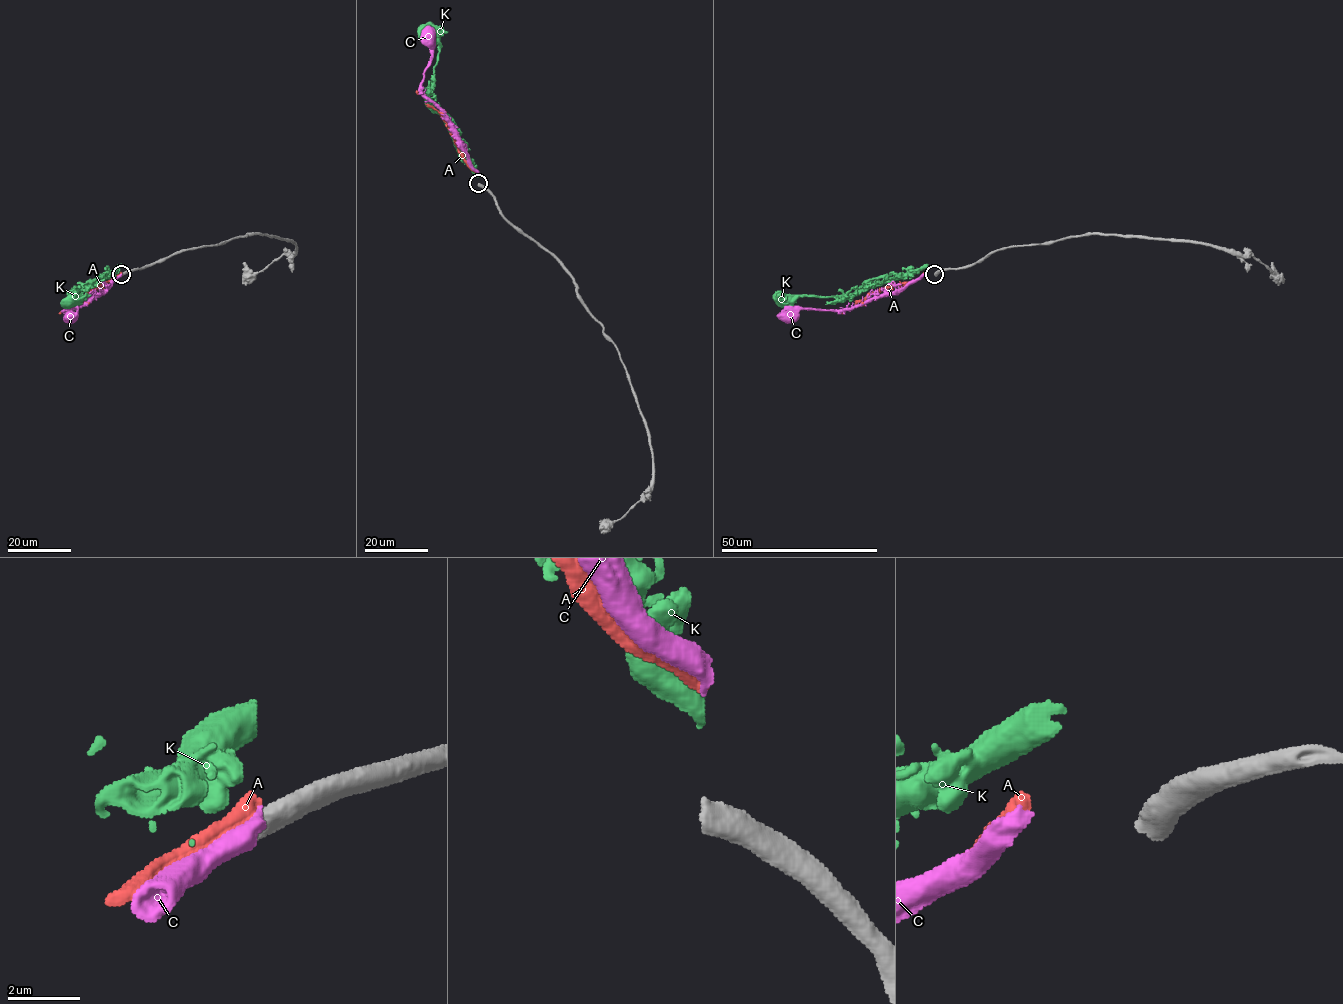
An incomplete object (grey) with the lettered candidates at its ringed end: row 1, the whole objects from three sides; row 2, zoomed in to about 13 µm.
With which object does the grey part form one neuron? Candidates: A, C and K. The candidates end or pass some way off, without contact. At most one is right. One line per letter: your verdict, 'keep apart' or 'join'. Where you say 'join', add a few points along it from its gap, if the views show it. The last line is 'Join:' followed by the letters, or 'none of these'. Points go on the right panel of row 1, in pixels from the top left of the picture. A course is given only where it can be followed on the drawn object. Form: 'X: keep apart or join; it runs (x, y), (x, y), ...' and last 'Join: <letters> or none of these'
A: keep apart
C: join; it runs (925, 274), (903, 287), (842, 310), (801, 309), (790, 320), (788, 317)
K: keep apart
Join: C

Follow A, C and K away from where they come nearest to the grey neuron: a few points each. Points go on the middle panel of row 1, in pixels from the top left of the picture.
A: (478, 174), (465, 160), (444, 118), (416, 90)
C: (478, 174), (451, 122), (422, 91), (423, 73), (430, 62), (433, 48), (427, 37)
K: (478, 175), (464, 156), (455, 134), (430, 105), (428, 85), (433, 77), (439, 45), (436, 36), (427, 28)

